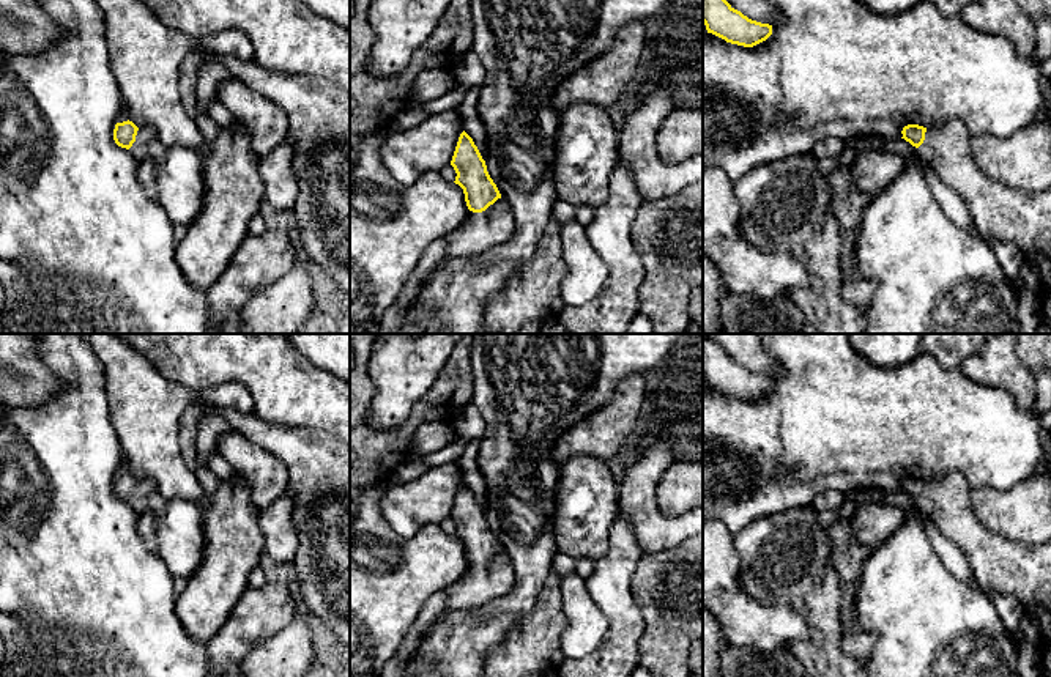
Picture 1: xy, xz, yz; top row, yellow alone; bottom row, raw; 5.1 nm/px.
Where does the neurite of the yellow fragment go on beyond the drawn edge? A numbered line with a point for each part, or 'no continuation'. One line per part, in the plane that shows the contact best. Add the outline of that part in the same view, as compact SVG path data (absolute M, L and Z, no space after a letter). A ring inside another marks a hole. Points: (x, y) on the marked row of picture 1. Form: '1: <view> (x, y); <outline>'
1: xz (492, 227); M498 198L482 213L470 211L466 222L449 235L448 258L466 258L490 247L500 246L514 235L515 222L503 198Z

